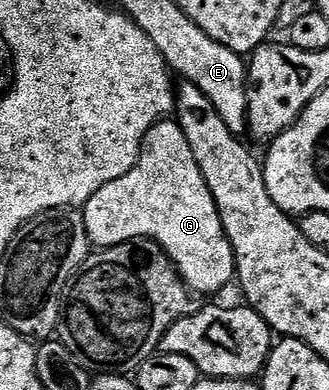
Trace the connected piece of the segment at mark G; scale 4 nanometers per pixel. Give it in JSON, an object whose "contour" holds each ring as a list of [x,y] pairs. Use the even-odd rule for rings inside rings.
{"contour":[[[175,119],[159,120],[141,142],[136,165],[122,174],[122,178],[106,182],[98,194],[86,201],[82,211],[89,241],[97,249],[113,248],[131,240],[153,240],[162,246],[180,273],[180,279],[193,293],[220,292],[236,280],[236,255],[226,238],[218,206],[214,206],[210,186],[206,186],[206,178],[202,178],[202,170],[198,170],[198,161],[190,150],[190,142],[186,142],[186,134],[182,134],[182,126]]]}

